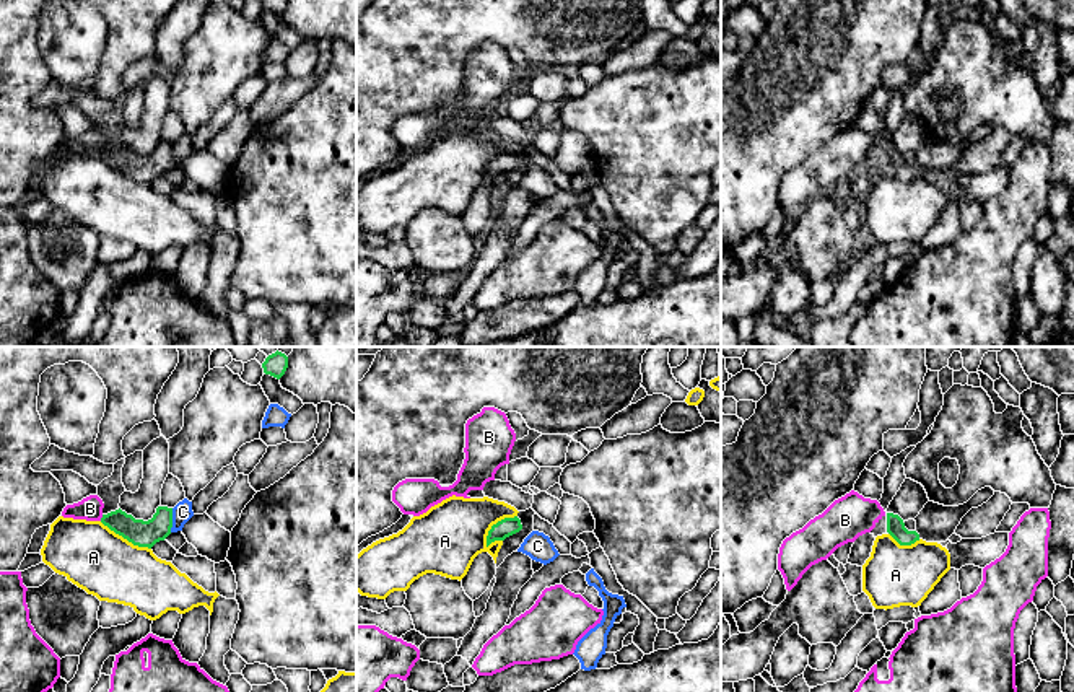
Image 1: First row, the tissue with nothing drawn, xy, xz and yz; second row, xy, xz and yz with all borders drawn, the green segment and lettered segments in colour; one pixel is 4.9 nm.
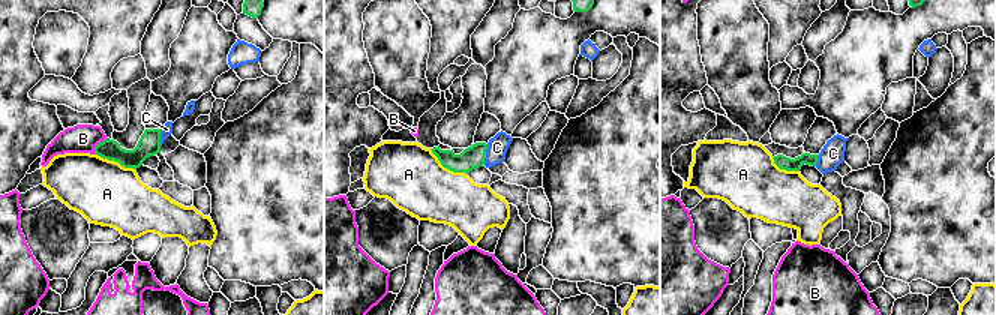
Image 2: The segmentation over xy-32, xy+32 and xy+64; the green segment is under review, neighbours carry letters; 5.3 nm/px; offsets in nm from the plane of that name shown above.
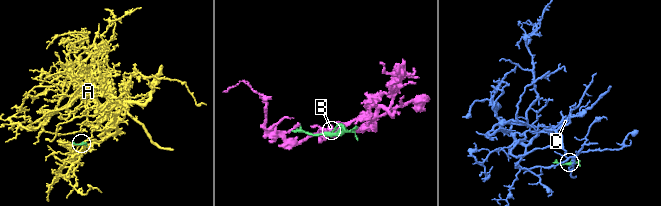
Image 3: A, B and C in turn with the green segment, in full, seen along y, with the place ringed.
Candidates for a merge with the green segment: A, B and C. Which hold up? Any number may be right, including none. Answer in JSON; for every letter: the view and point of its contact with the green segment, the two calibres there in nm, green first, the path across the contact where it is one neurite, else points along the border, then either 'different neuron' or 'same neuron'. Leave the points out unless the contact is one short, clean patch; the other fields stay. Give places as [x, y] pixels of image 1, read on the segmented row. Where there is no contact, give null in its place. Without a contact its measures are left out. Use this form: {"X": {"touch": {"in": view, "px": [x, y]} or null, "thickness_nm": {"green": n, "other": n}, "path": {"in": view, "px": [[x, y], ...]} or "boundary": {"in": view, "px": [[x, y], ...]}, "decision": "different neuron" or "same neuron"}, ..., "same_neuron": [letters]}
{"A": {"touch": {"in": "xz", "px": [493, 525]}, "thickness_nm": {"green": 90, "other": 340}, "boundary": {"in": "xz", "px": [[516, 515], [505, 516], [492, 526], [487, 536], [487, 547]]}, "decision": "different neuron"}, "B": {"touch": {"in": "xy", "px": [101, 518]}, "thickness_nm": {"green": 130, "other": 120}, "boundary": {"in": "xy", "px": [[103, 515], [100, 520]]}, "decision": "different neuron"}, "C": {"touch": {"in": "xy", "px": [171, 520]}, "thickness_nm": {"green": 130, "other": 100}, "decision": "different neuron"}, "same_neuron": []}

